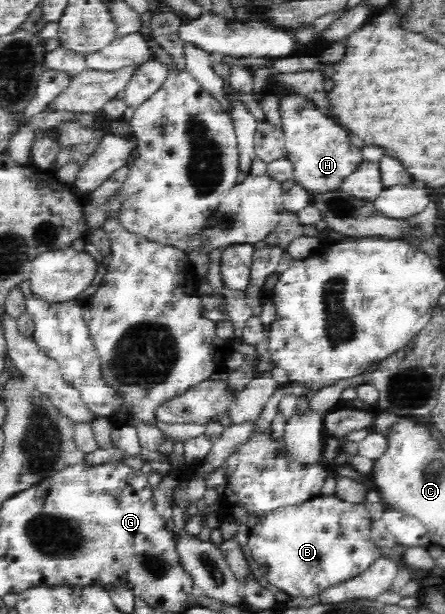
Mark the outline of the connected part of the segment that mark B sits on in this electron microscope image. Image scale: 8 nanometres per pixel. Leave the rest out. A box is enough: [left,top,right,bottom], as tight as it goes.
[248,495,385,598]

